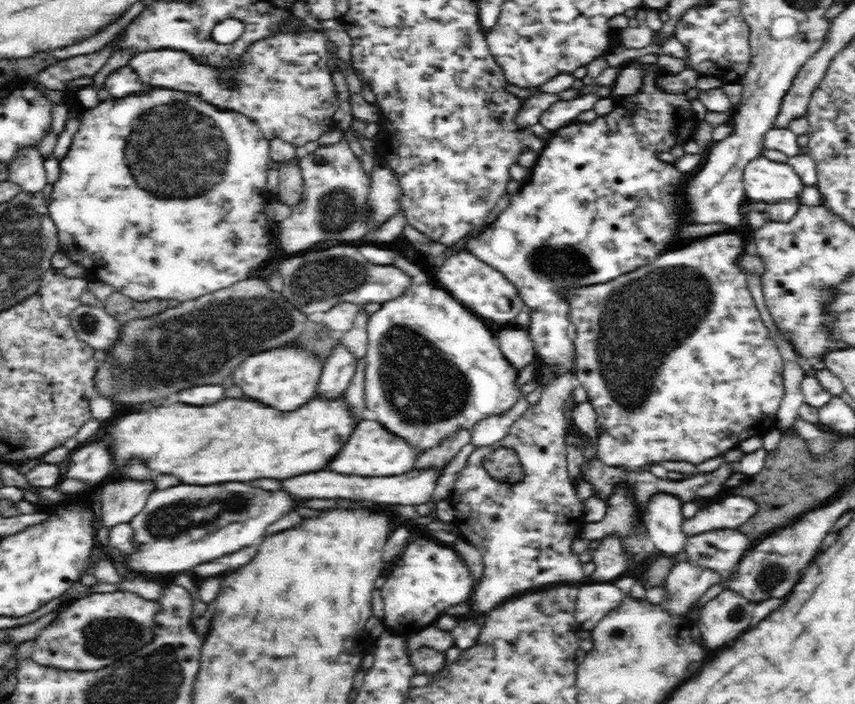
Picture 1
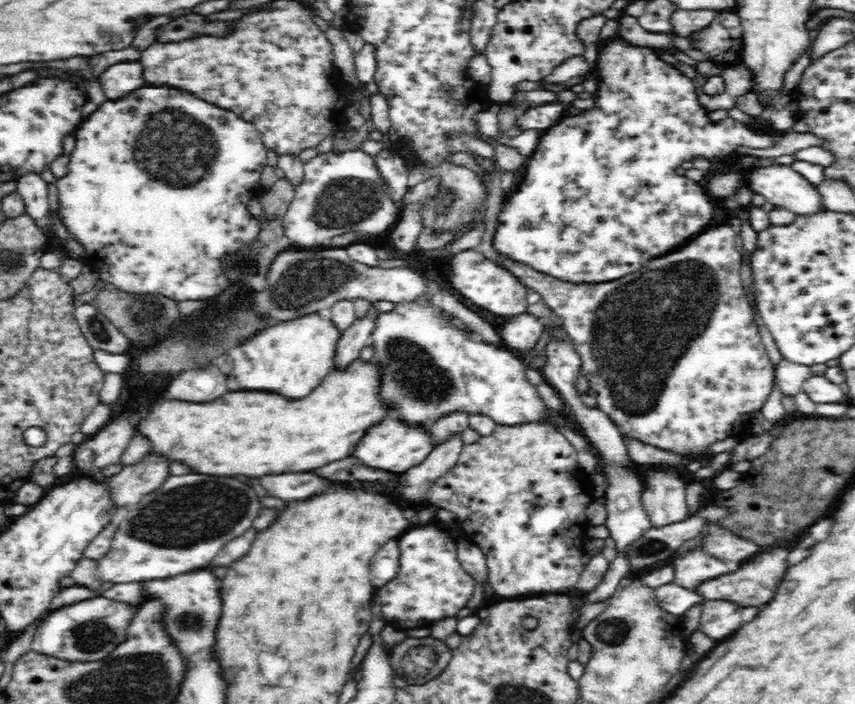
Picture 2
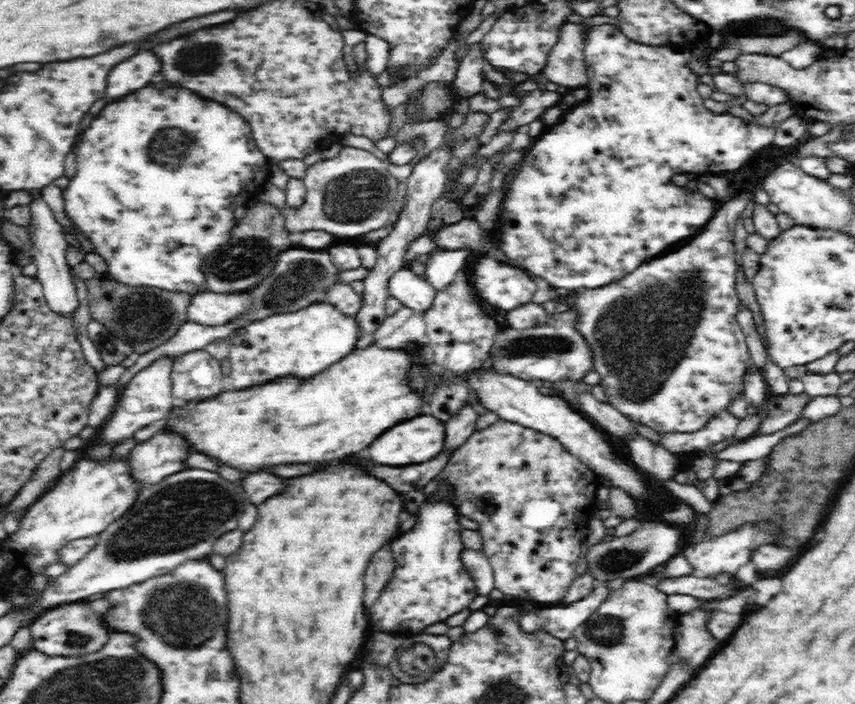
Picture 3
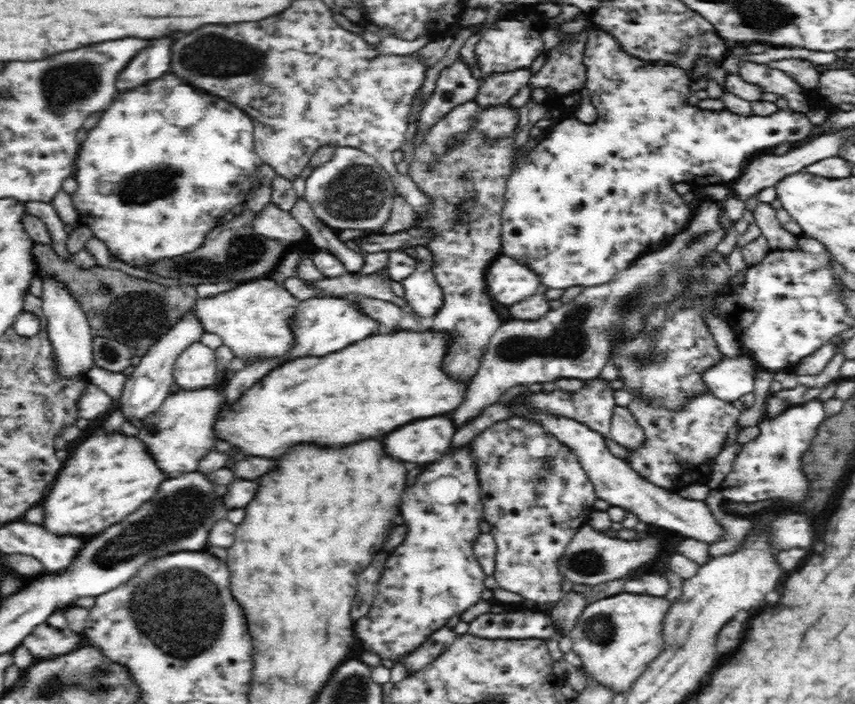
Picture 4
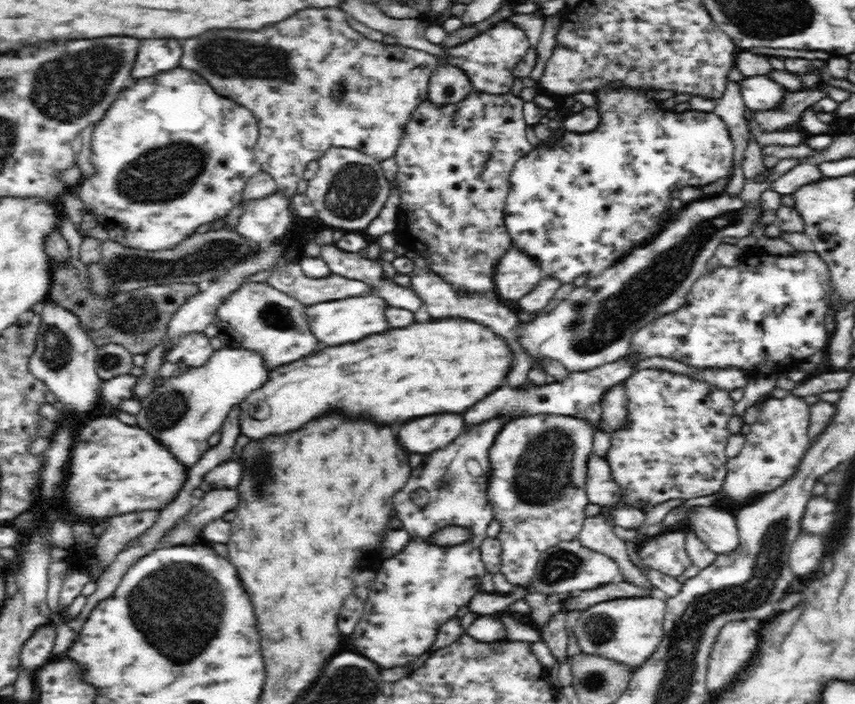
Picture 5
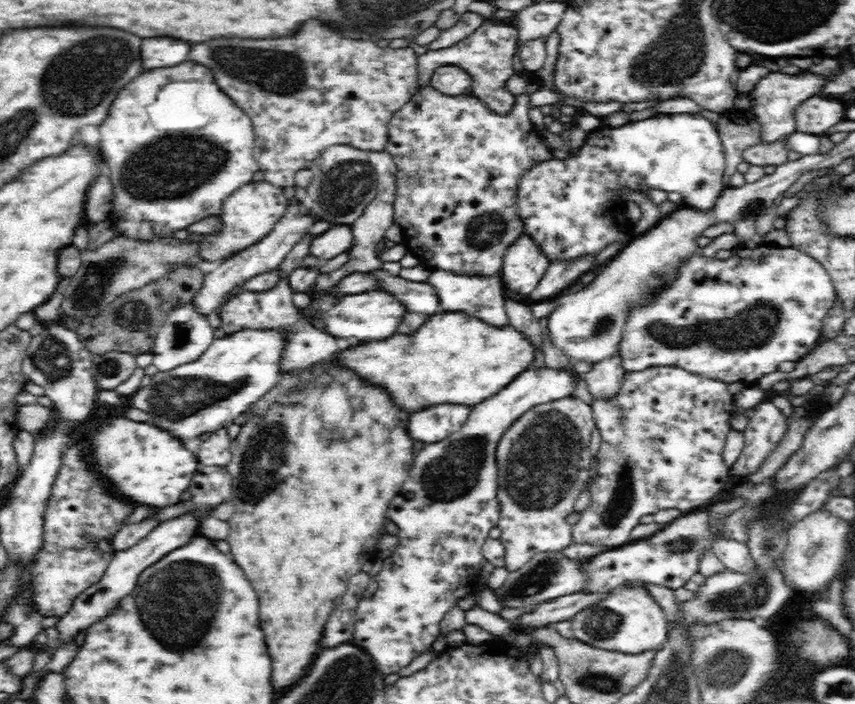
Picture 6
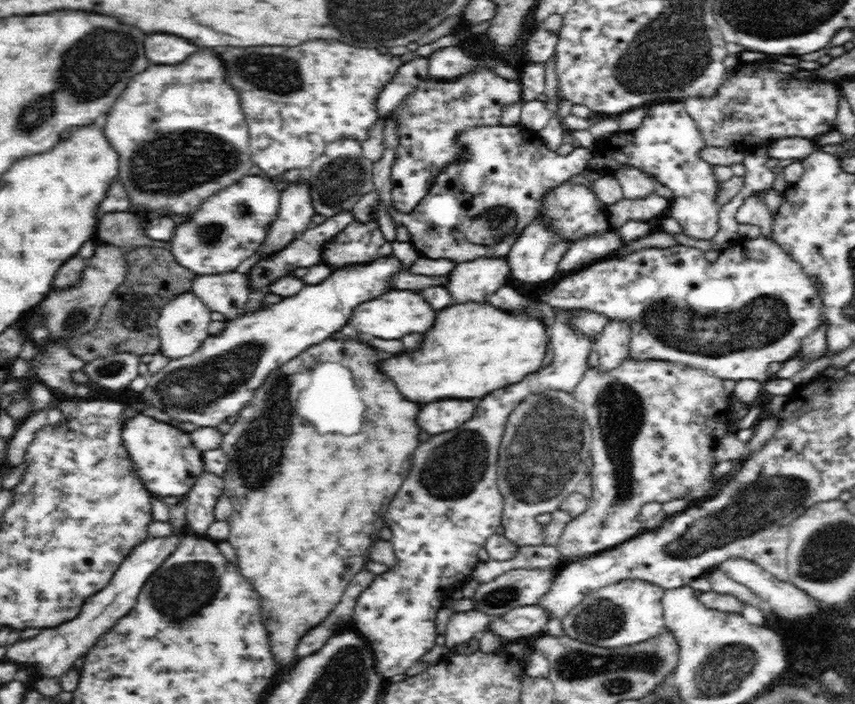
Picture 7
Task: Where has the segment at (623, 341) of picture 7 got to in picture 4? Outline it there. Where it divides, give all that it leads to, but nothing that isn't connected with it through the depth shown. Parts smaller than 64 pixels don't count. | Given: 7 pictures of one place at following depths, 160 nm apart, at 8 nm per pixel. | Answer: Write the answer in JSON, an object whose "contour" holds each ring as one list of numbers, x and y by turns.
{"contour":[[616,405,610,430,610,439,616,444,620,444,629,452,638,452,645,446,646,435,644,429,634,418,631,411,624,406]]}

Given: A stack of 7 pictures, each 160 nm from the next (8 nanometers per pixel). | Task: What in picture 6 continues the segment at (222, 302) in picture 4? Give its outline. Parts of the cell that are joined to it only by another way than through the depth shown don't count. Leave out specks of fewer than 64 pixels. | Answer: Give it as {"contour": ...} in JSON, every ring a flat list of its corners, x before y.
{"contour":[[278,282,276,288,263,292,242,290,236,296,231,296,219,310,222,332,232,336,242,330,277,330,283,334,283,347,280,351,279,370,281,373,308,368,318,362,327,362,338,350,336,339,328,333,318,330,306,317,303,309,294,304,294,291,288,282]]}

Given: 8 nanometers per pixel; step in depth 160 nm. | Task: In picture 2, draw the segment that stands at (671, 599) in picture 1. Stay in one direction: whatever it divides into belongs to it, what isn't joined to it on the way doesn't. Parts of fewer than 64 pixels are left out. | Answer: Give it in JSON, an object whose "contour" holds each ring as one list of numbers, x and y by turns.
{"contour":[[699,548,672,559,673,582,696,593,700,584,728,573,725,562,706,556]]}

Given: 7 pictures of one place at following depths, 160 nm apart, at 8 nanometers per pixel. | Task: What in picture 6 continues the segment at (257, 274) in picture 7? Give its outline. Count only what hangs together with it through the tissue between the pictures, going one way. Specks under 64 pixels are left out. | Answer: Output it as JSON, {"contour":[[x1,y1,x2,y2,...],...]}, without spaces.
{"contour":[[336,225,332,226,330,230,320,234,316,240,314,237,311,241,310,248,312,254,310,256,318,256,318,258,334,258,338,254,350,251,354,244,354,235,351,226]]}

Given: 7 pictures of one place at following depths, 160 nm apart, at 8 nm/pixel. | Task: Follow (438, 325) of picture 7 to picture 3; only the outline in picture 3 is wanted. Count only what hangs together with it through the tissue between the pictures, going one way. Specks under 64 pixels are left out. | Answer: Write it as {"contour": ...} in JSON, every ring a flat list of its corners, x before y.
{"contour":[[374,345,363,349,356,347,320,375,306,380,306,383,288,376,252,388,224,392,206,402,176,403,164,418,162,430,180,436,188,448,214,458,218,464,242,472,260,472,284,464,338,460,364,450,376,436,382,434,382,430,388,430,390,426,418,414,422,398,406,390,404,382,404,372,410,358,412,356,405,351,386,350]]}

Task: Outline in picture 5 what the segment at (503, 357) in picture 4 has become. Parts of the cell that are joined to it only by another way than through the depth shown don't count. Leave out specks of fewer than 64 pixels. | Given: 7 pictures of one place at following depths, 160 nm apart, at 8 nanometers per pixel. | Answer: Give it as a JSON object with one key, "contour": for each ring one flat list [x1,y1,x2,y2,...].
{"contour":[[727,193,718,196,703,197,687,204,684,212,666,225,650,244,642,248,634,248,628,256,622,259,614,268,608,268,600,276,586,280,586,283,572,290,572,294,562,300,548,313,538,314,529,321,518,321,515,325,515,338,519,350,529,356,529,370,544,370,540,362,556,360,570,373,588,372,606,364,616,362,628,355,634,339,634,334,642,328,654,323,660,316,674,312,688,304,694,282,702,276,710,258,715,256,717,246,724,238,744,238,750,236,757,228,755,221,760,218,759,202,756,206,746,206,739,197]]}

